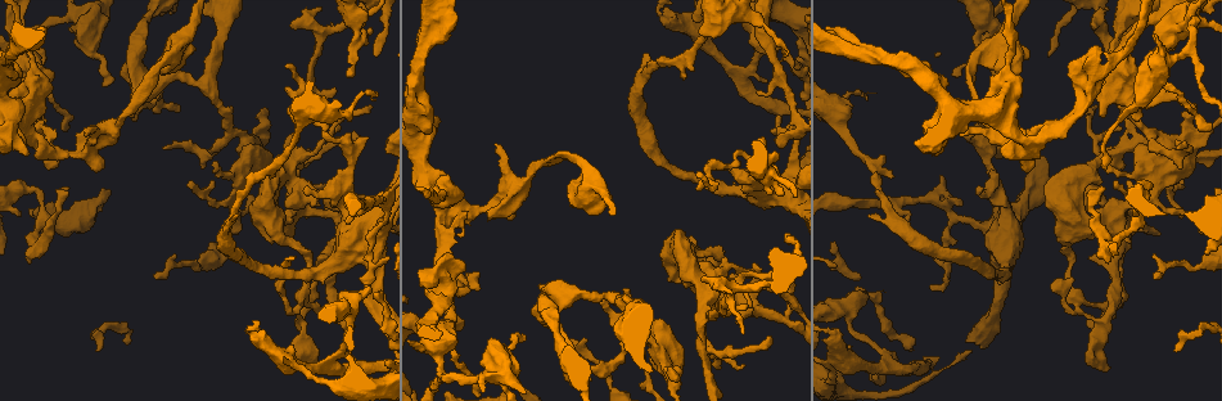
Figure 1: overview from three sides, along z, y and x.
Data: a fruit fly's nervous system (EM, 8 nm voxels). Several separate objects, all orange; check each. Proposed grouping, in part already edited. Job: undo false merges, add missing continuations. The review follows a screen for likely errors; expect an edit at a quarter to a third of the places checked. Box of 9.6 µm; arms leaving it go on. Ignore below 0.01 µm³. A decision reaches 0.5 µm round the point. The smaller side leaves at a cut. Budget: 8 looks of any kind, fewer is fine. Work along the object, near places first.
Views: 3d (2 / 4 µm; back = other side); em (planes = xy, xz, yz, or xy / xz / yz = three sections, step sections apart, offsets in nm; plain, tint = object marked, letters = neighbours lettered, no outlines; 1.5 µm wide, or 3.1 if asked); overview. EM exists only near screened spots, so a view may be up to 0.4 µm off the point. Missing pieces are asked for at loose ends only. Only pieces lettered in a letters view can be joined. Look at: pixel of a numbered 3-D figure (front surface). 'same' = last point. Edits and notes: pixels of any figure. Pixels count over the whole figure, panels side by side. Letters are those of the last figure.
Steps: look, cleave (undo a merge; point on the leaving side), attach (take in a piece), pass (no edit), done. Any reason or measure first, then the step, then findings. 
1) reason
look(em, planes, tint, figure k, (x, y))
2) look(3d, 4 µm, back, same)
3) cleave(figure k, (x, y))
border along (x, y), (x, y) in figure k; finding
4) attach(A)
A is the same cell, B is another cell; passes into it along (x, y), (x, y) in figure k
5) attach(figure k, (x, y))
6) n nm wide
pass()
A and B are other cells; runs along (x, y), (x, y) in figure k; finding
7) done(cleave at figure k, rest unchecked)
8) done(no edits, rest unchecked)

free end
look(em, planes, letters, figure 1, (176, 108))

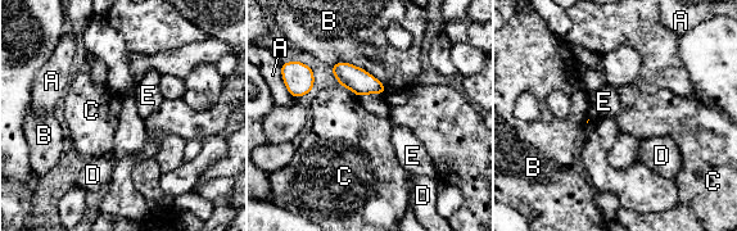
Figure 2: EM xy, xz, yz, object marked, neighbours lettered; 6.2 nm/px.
pass()
A, B, C, D and E are other cells; border along (330, 66), (355, 64), (387, 89) in figure 2; none of them fits

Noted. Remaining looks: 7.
sharp bend
look(em, planes, tint, figure 1, (1080, 301))

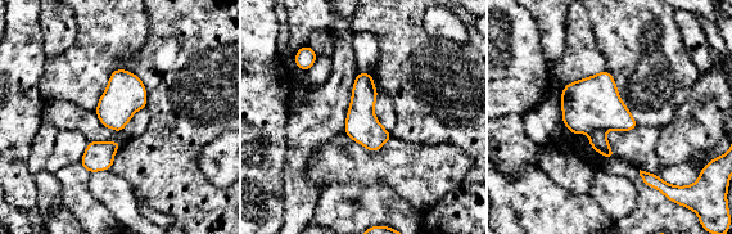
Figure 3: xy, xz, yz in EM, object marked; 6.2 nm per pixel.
what lies round it
look(em, planes, letters, same)

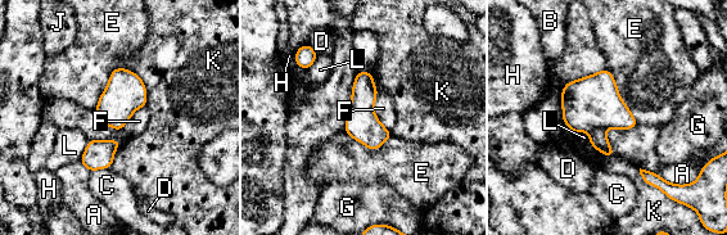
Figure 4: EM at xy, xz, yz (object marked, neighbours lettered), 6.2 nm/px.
cleave(figure 4, (597, 138))
A, B, C, D, E, F, G, H, J, K and L are other cells; a second neuron is stuck on

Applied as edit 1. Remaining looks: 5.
thick turns thin
look(3d, 4 µm, figure 1, (735, 189))

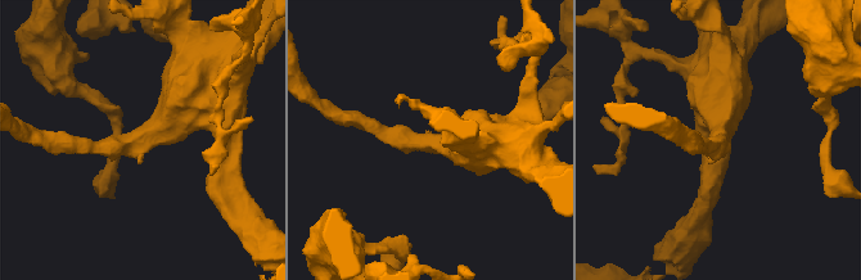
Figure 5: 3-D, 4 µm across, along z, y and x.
arms of 200, 650 nm; shape alone is not enough
look(em, yz, step 4, tint, figure 5, (139, 139))

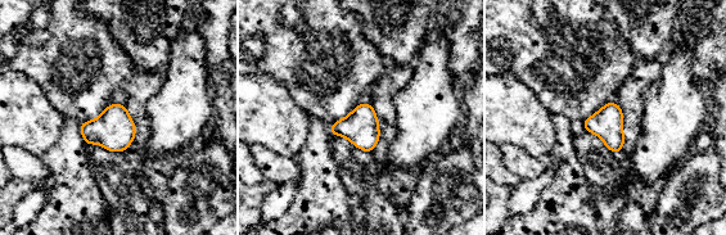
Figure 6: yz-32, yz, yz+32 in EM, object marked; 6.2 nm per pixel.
another direction
look(em, planes, letters, same)

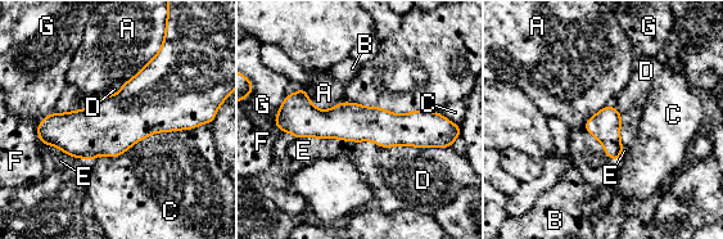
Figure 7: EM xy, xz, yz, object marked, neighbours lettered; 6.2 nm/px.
pass()
A, B, C, D, E, F and G are other cells; runs along (283, 117), (437, 130) in figure 7; one neuron here

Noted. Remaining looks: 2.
done(cleave at figure 4, rest unchecked)

